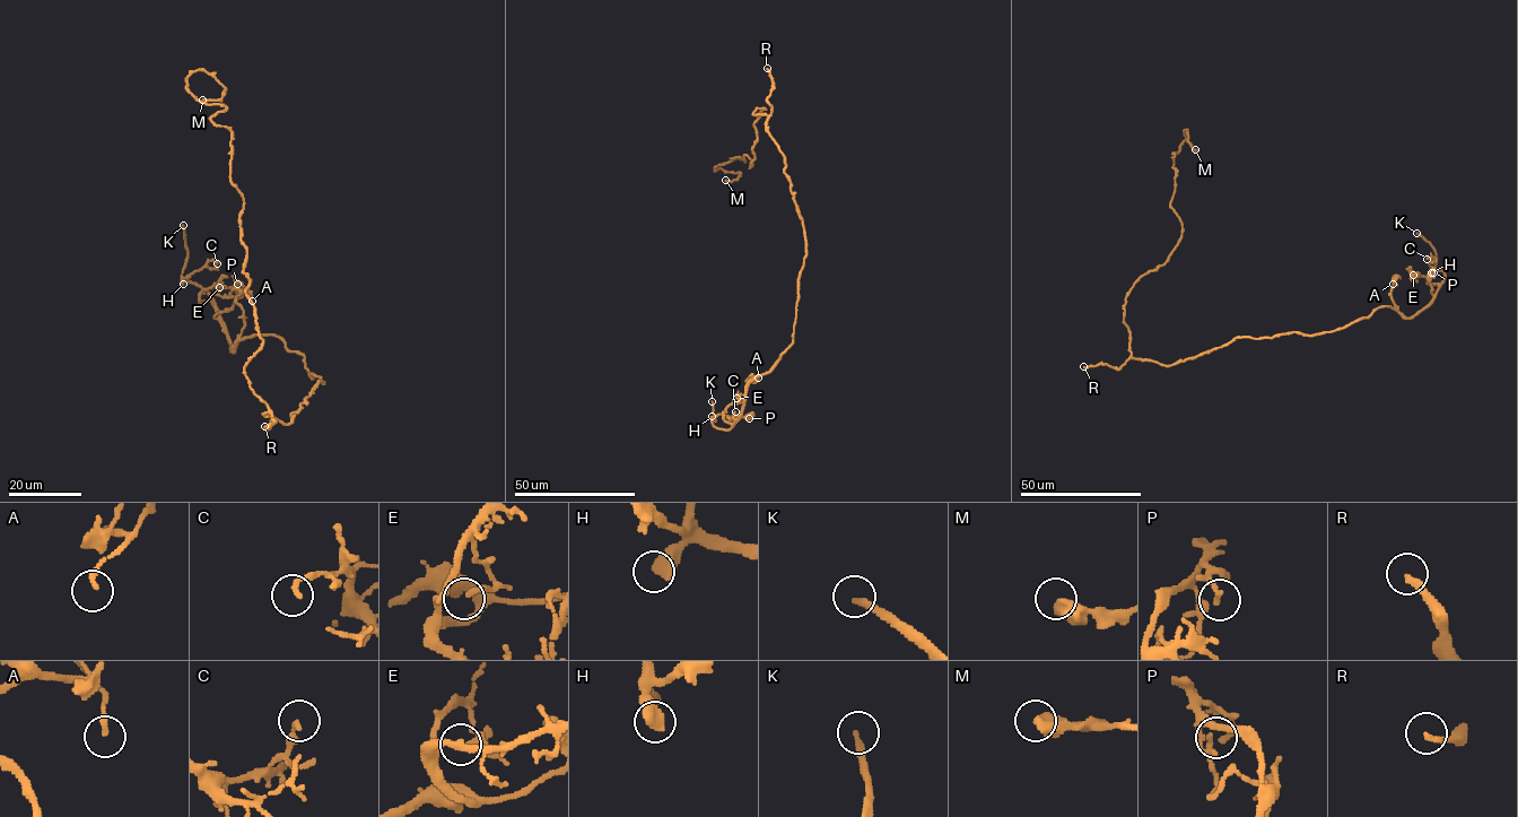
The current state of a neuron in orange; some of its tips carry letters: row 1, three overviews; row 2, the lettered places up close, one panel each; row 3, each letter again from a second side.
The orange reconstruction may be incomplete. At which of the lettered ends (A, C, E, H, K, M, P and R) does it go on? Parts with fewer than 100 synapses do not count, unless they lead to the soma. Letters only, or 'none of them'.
K, R

